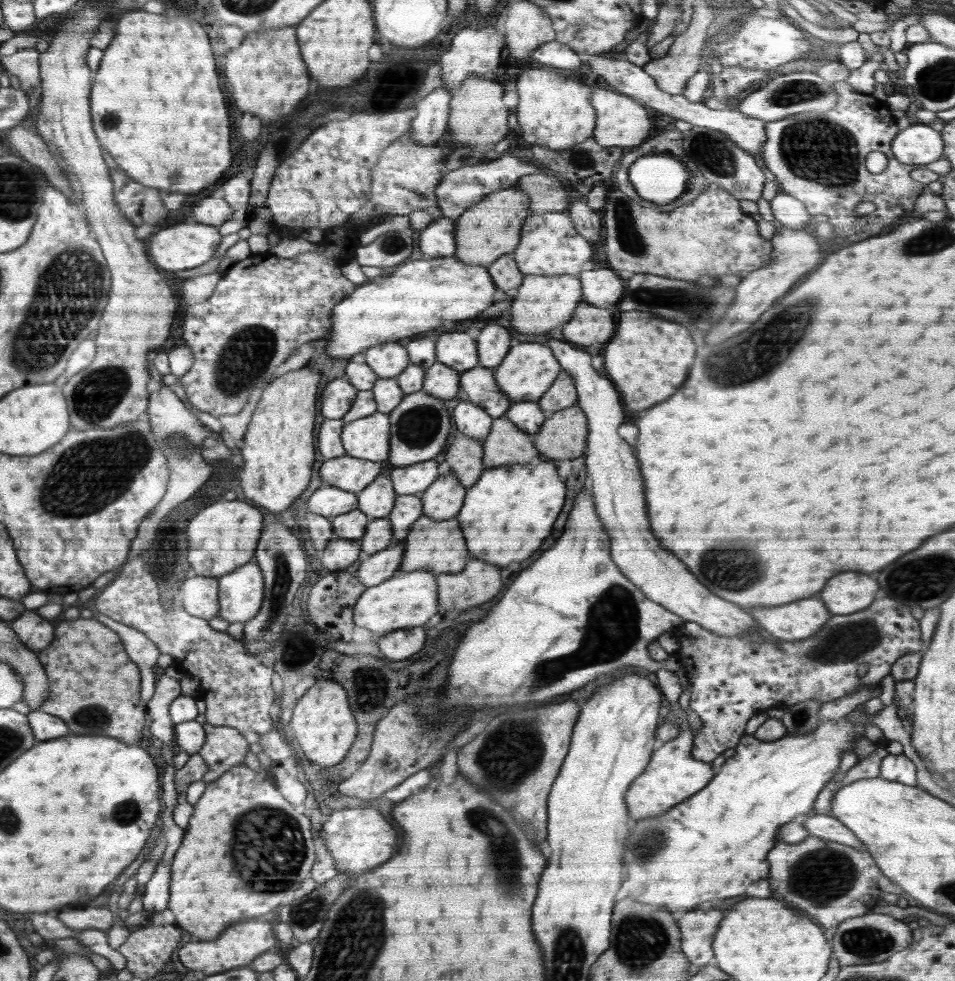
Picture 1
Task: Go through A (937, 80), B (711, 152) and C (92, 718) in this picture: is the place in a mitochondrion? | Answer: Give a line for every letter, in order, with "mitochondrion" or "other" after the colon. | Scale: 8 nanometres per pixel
A: mitochondrion
B: mitochondrion
C: mitochondrion

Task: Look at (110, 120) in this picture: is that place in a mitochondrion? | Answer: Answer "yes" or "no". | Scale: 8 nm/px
yes

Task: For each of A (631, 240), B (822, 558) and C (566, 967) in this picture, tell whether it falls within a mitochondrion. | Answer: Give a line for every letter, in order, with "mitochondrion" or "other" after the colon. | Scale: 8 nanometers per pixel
A: mitochondrion
B: other
C: mitochondrion

